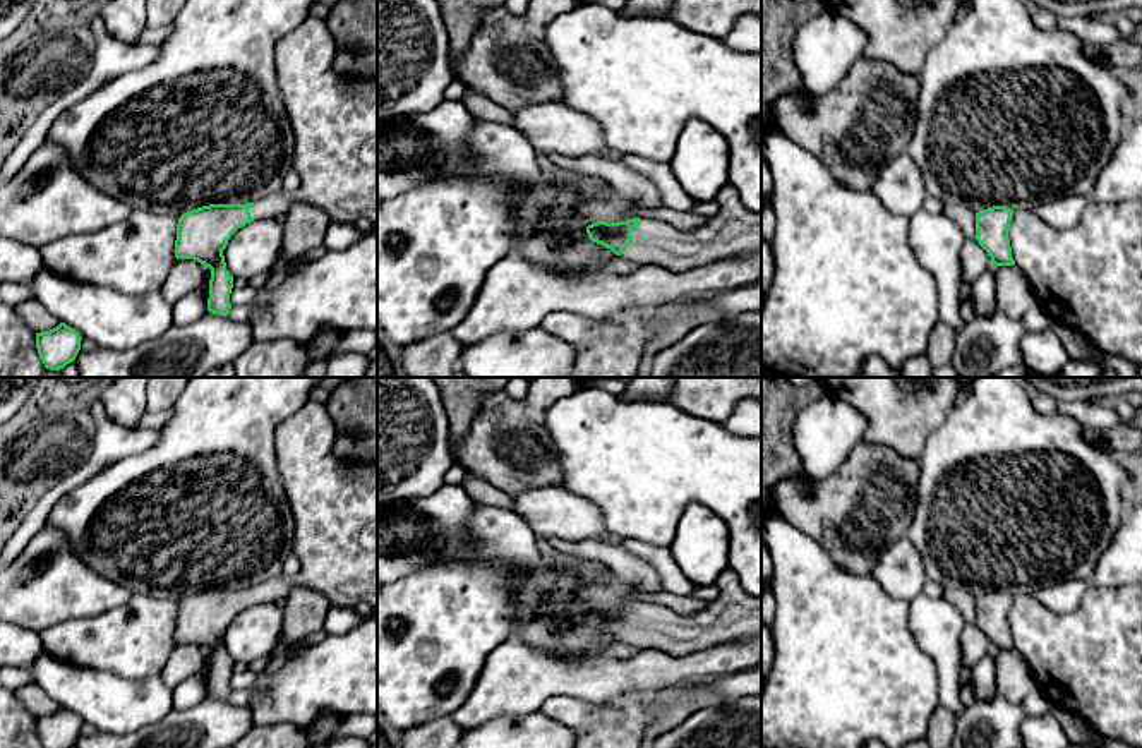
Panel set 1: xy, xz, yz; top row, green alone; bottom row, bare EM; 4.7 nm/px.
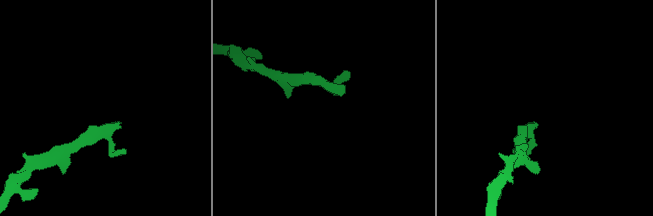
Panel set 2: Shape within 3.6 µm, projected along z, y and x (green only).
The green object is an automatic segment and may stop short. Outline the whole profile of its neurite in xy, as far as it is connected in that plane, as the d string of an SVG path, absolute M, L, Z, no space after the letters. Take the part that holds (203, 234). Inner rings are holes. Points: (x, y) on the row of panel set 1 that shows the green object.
M309 15L276 45L276 77L293 130L293 170L300 177L295 192L276 192L245 204L209 204L183 213L177 225L175 257L194 259L211 269L207 311L228 316L233 276L223 250L231 235L254 220L283 221L293 202L307 202L326 213L329 223L357 223L367 218L377 228L377 77L341 75L333 67L334 41L322 15Z

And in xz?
M725 184L713 199L718 213L696 230L681 232L652 216L586 226L597 242L638 266L686 271L717 261L761 254L761 211L746 209L734 185Z

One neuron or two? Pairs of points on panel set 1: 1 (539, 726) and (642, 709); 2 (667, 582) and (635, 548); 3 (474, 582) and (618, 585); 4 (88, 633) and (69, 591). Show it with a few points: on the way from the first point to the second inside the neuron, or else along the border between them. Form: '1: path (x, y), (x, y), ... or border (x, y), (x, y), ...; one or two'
1: border (539, 711), (575, 729); two
2: path (667, 572), (645, 553); one
3: border (540, 560), (518, 580), (510, 623); two
4: border (120, 604), (93, 616), (62, 620), (43, 630); two

